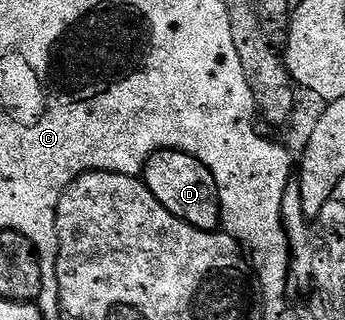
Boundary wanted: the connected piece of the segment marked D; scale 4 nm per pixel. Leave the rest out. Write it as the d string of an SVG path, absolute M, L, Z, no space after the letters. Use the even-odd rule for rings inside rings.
M154 152L150 161L144 166L142 178L144 184L150 189L150 193L154 193L154 197L158 197L158 201L162 201L162 205L166 205L166 209L174 213L174 217L203 231L215 231L221 226L218 185L210 169L206 169L206 165L202 165L202 161L198 161L190 153Z

